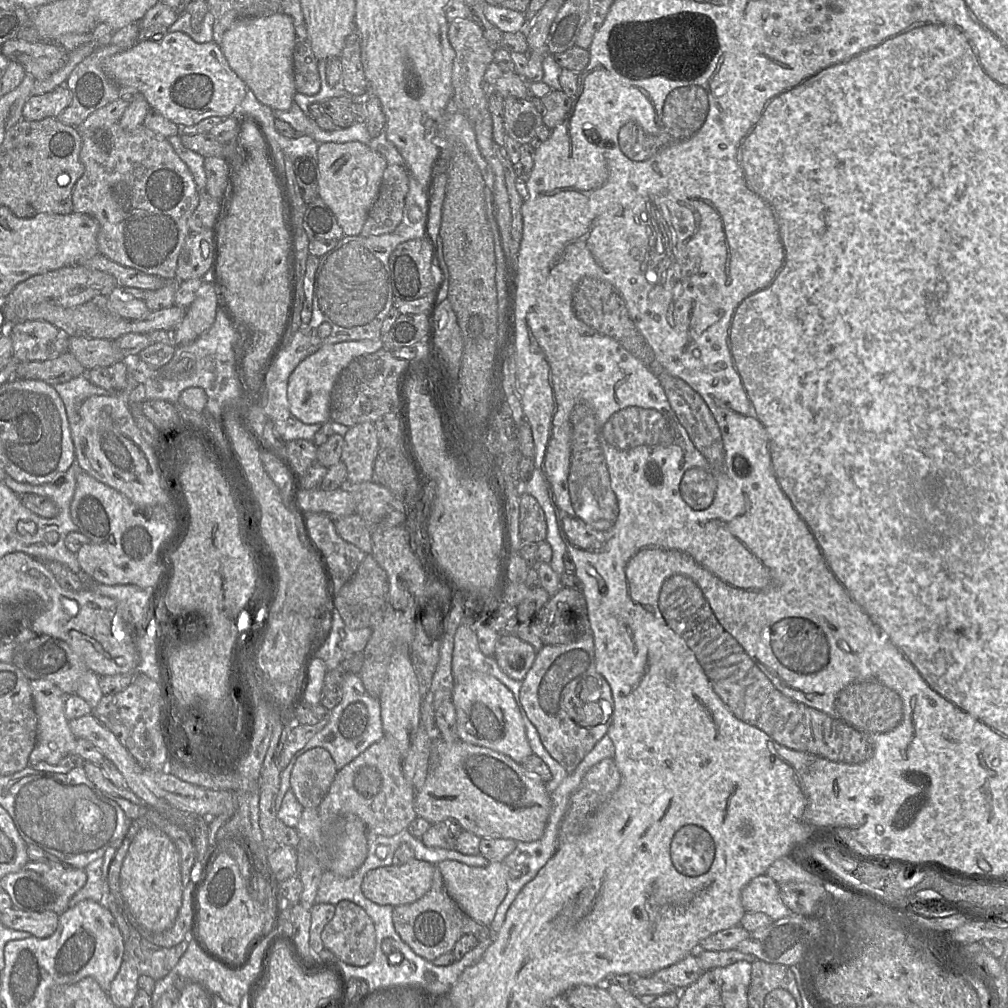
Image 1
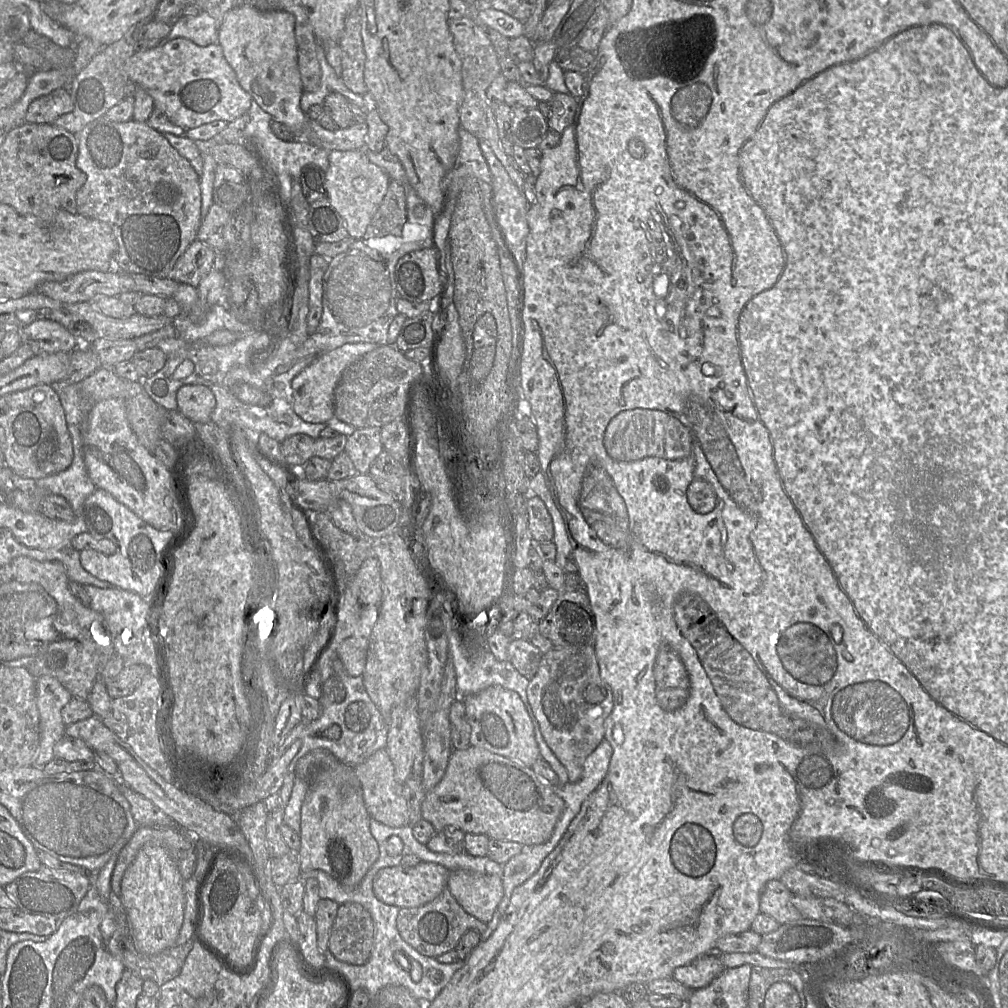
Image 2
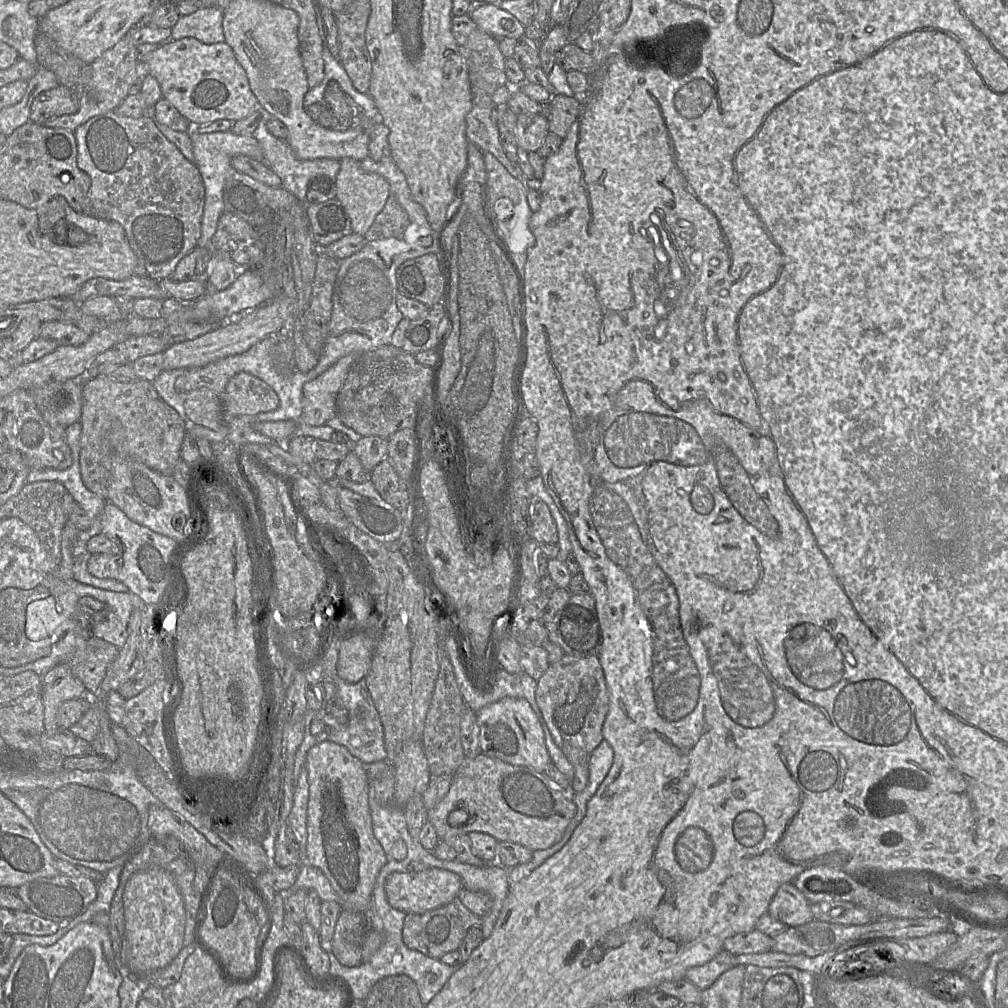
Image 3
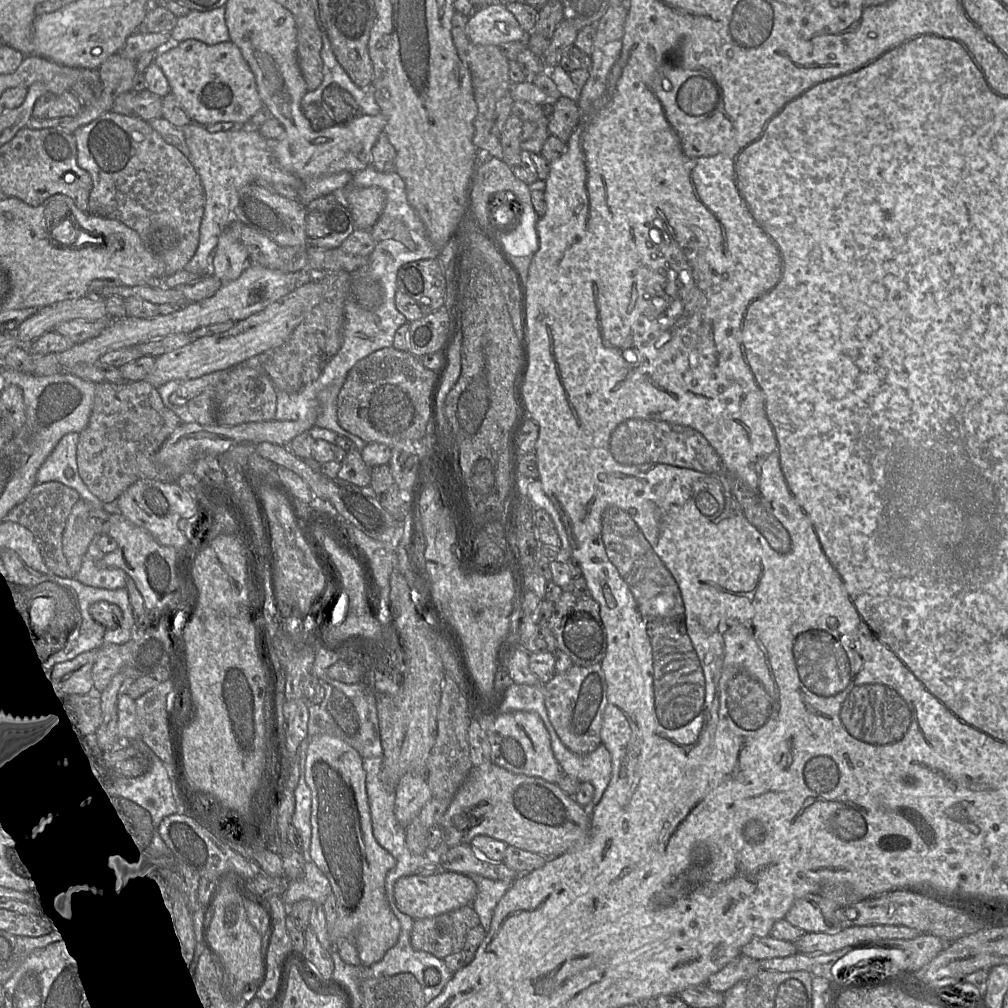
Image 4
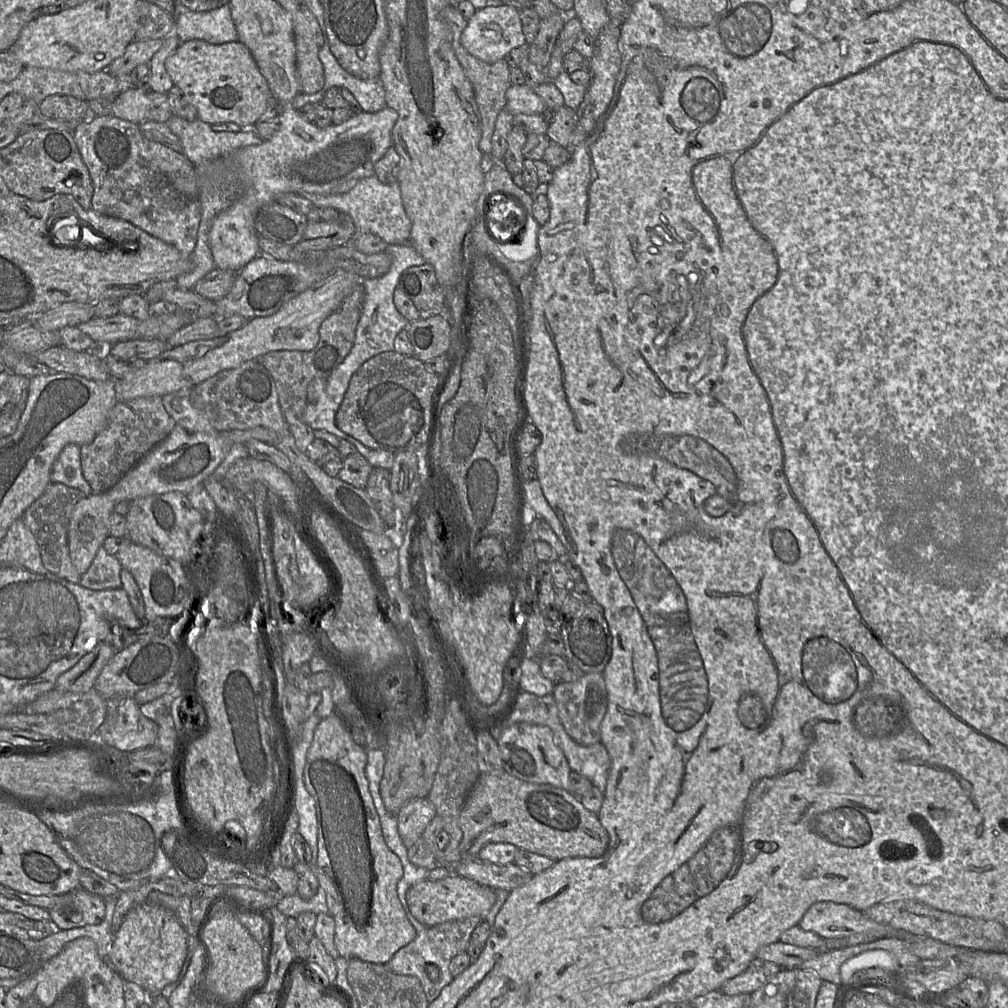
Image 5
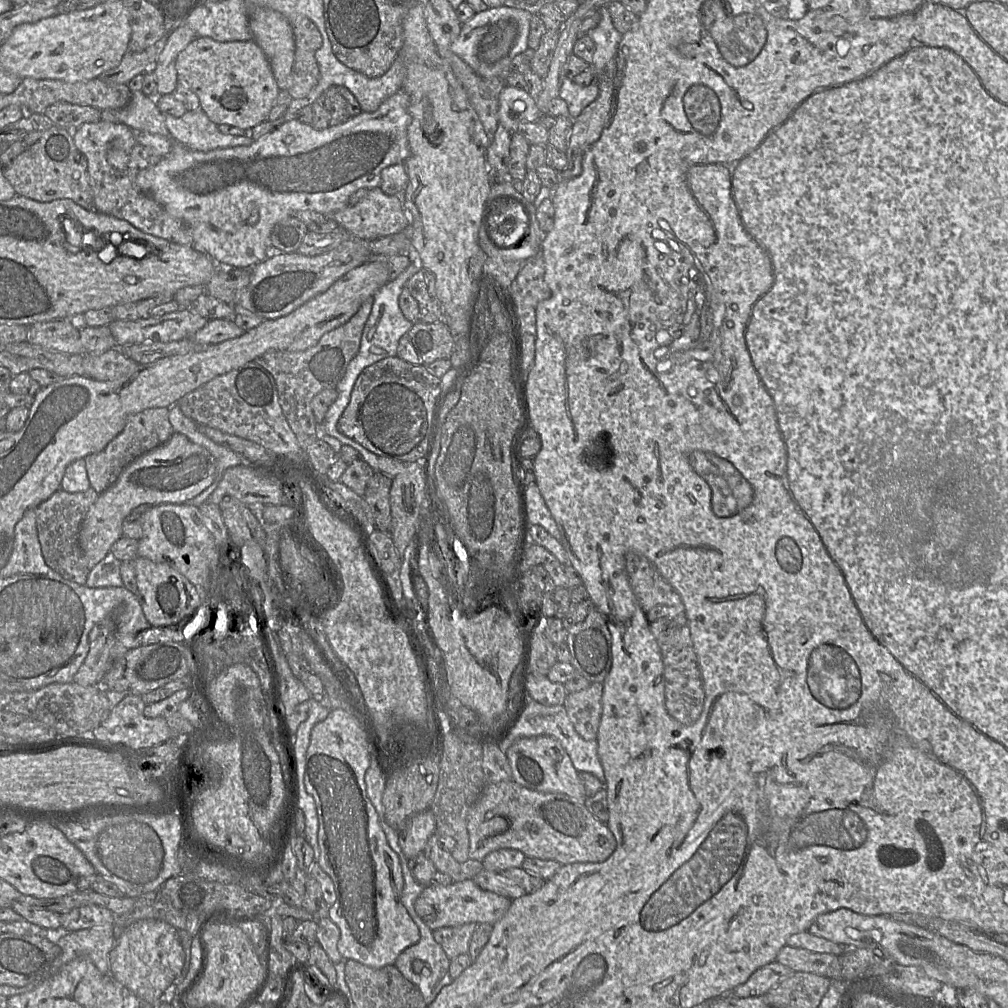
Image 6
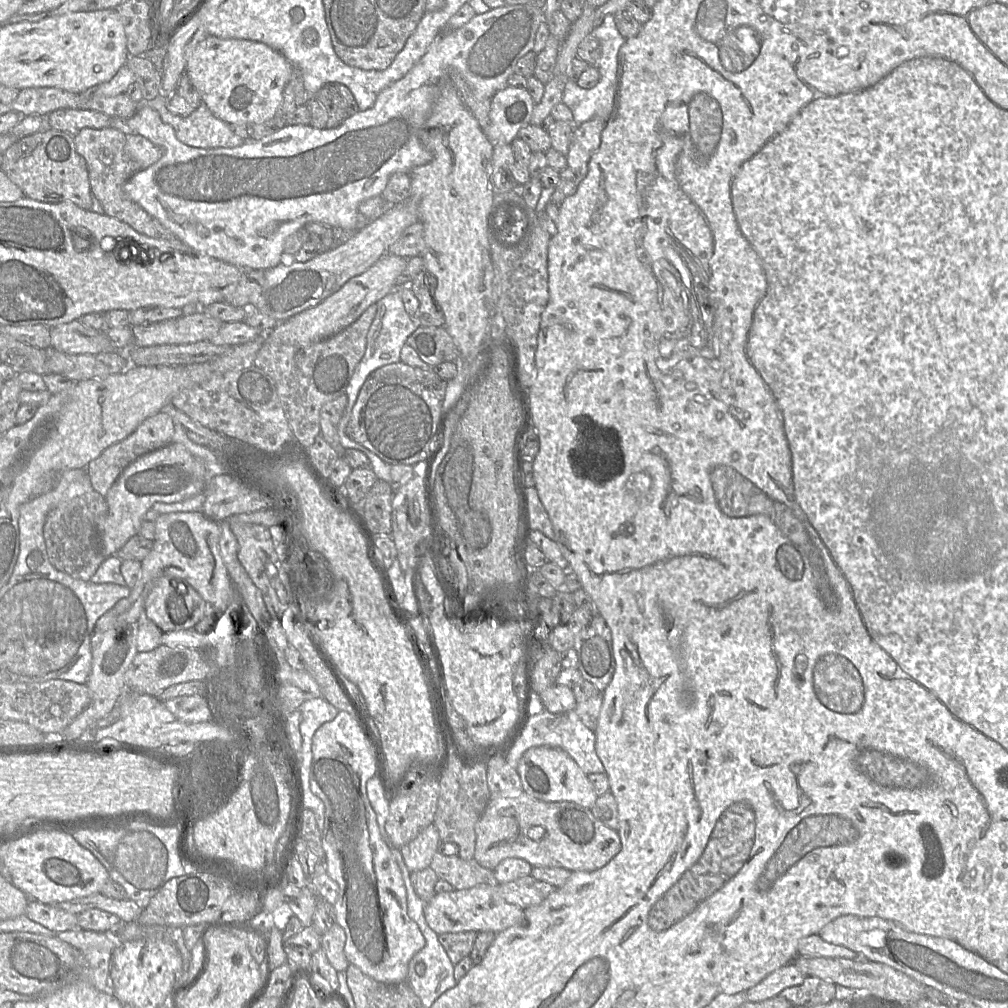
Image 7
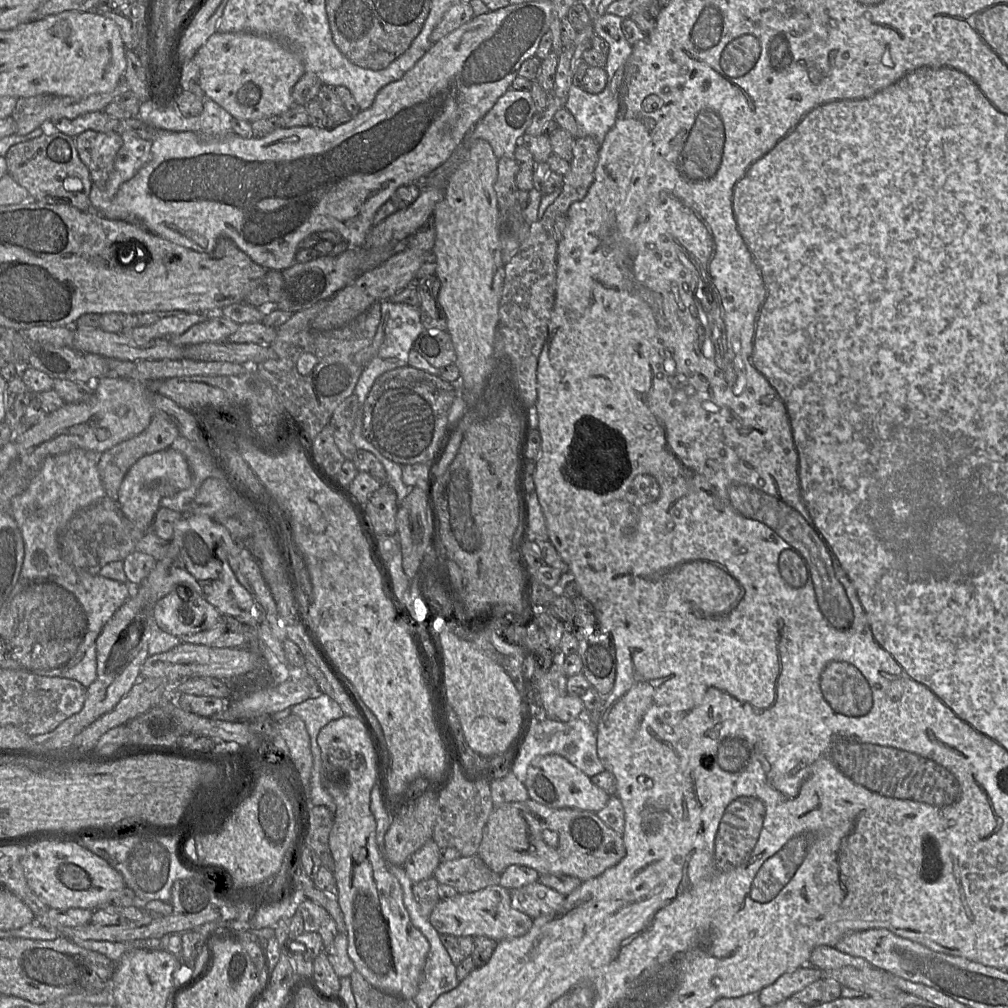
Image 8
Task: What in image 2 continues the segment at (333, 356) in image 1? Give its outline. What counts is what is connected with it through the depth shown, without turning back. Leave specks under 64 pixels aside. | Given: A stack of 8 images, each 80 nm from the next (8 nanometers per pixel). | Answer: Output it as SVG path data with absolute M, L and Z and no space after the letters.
M347 343L317 357L292 380L293 410L305 422L327 423L334 417L334 390L343 371L364 354L375 350L379 344Z

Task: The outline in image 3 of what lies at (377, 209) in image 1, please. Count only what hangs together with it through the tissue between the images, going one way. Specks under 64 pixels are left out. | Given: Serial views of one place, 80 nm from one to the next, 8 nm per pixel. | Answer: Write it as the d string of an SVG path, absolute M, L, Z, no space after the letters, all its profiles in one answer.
M391 194L382 211L376 216L373 224L364 235L367 242L395 238L402 240L410 224L407 213Z

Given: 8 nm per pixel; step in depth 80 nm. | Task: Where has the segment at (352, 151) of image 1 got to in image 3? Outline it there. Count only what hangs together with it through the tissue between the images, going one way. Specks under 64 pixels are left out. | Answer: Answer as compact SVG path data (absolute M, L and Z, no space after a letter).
M344 158L339 161L340 169L334 181L336 196L347 213L353 233L364 236L376 216L384 208L390 195L390 185L387 180L375 173L367 173L360 167L360 162L351 158Z

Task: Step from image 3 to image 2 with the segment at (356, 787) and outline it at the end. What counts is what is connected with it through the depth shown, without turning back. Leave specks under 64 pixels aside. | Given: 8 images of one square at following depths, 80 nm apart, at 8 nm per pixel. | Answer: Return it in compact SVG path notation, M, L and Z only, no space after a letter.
M338 761L315 772L309 781L301 808L301 846L297 851L301 872L322 870L343 888L356 888L379 858L380 848L370 831L371 817L355 766Z

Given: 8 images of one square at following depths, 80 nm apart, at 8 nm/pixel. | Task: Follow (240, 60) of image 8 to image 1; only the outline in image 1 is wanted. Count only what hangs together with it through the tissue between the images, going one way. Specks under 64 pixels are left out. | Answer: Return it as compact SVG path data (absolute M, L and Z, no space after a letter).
M169 32L158 41L138 41L132 47L106 58L102 69L119 87L133 87L145 97L150 107L177 125L191 126L201 120L219 116L233 116L243 101L248 87L230 67L219 44L197 43L184 32Z

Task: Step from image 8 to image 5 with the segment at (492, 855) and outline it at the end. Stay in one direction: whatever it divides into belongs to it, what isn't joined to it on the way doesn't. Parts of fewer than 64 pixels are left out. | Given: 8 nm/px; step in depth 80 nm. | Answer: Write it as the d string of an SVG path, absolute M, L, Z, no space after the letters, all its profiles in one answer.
M507 772L481 773L461 809L459 826L463 832L460 843L462 858L477 856L488 843L510 843L554 861L566 858L598 858L606 852L609 844L608 832L598 816L588 811L577 796L550 784L533 784L520 780Z

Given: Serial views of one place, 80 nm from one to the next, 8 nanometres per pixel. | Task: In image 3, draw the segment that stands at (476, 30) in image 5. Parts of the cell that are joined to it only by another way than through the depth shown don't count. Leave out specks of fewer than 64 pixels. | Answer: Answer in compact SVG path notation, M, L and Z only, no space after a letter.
M497 3L473 7L469 16L482 31L494 38L507 37L516 40L524 38L524 25Z

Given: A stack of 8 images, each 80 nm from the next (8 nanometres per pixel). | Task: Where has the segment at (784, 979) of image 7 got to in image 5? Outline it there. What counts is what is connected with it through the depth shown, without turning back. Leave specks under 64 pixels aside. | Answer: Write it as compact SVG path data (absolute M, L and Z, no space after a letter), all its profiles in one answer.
M756 957L744 972L726 981L720 991L728 995L751 994L782 969L774 962Z

